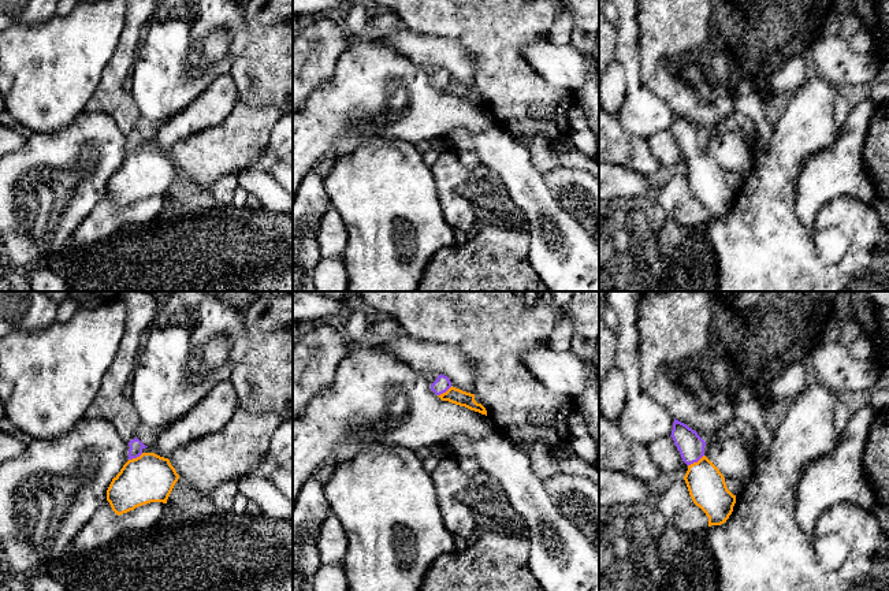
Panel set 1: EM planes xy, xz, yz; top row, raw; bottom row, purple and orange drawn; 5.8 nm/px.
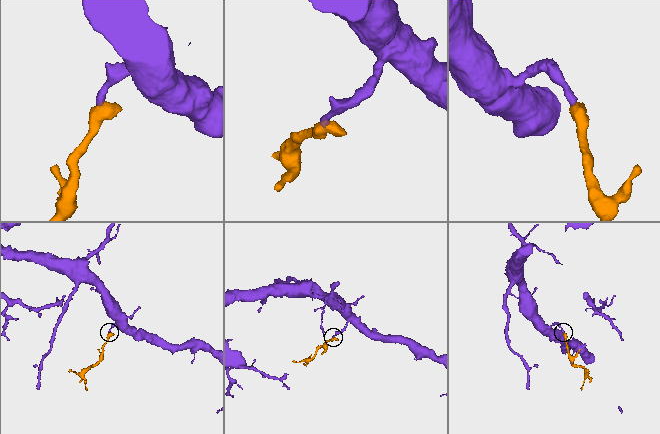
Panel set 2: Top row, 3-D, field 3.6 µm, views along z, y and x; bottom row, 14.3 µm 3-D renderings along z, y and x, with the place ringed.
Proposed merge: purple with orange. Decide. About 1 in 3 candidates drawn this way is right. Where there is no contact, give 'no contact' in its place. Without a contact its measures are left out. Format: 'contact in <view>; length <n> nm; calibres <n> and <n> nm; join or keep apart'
contact in yz; length 120 nm; calibres 160 and 220 nm; join

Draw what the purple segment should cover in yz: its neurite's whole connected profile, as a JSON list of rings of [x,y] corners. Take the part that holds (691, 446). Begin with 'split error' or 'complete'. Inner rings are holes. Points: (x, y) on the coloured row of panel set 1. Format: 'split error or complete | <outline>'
split error | [[[676,419],[670,436],[688,465],[684,480],[689,495],[708,517],[708,527],[726,523],[733,512],[736,495],[728,490],[719,469],[704,456],[706,442]]]

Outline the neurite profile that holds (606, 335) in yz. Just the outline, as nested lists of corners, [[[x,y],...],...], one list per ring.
[[[599,298],[599,397],[600,386],[607,372],[615,367],[615,335],[614,331],[605,323],[603,311],[606,308],[605,300]]]

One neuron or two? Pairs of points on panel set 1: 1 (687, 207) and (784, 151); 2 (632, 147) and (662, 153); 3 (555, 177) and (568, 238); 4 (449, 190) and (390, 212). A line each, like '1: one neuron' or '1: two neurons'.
1: two neurons
2: two neurons
3: two neurons
4: two neurons

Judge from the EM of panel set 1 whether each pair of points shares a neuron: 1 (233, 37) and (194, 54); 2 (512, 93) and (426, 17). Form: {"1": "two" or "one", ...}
{"1": "one", "2": "one"}

